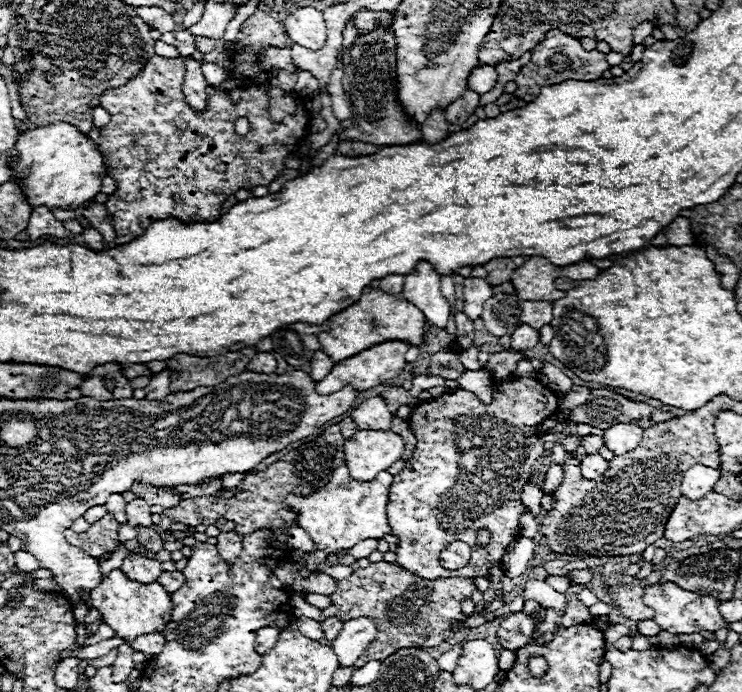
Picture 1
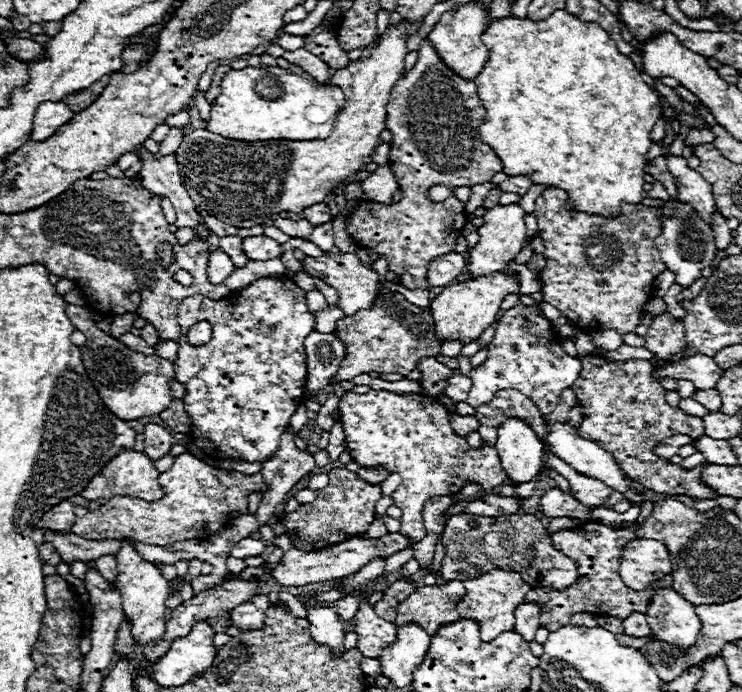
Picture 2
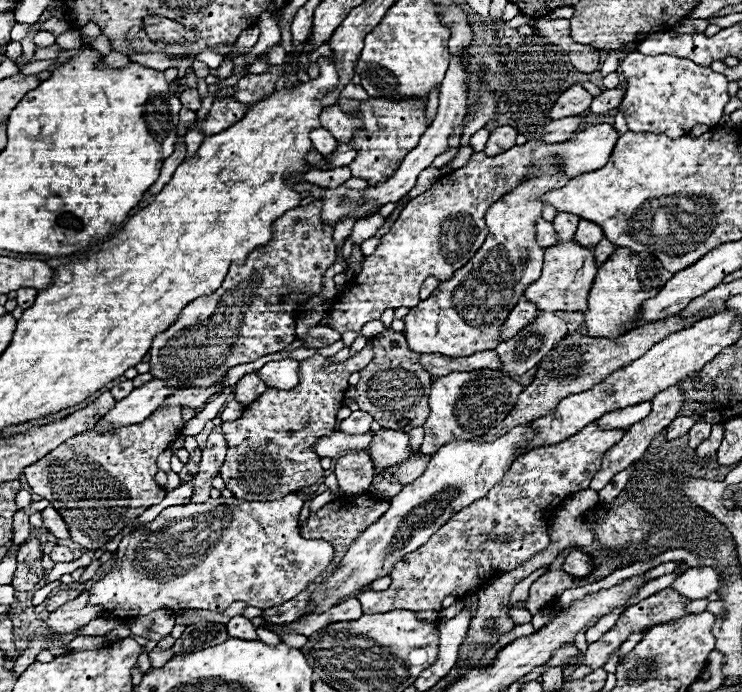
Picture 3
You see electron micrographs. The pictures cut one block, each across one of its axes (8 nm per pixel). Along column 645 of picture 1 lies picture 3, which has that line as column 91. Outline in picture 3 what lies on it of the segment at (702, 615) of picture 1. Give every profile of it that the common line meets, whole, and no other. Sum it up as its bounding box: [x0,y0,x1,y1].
[90,492,334,616]

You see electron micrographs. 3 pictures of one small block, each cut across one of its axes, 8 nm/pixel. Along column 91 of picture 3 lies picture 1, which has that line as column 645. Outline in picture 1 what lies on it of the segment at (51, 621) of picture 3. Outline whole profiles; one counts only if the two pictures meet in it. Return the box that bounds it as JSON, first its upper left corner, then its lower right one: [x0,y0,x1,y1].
[610,584,654,622]

